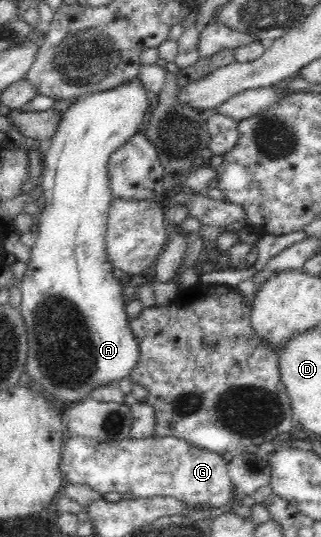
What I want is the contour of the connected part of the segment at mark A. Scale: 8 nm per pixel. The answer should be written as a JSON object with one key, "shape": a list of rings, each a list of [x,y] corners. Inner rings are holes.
{"shape":[[[136,77],[134,80],[117,86],[116,88],[77,98],[77,100],[62,113],[57,130],[51,137],[51,141],[48,143],[48,149],[46,150],[47,156],[45,156],[44,173],[42,174],[41,182],[45,203],[38,213],[39,227],[35,232],[37,241],[30,252],[30,260],[27,264],[24,277],[22,281],[19,282],[19,287],[23,294],[19,313],[23,317],[28,334],[29,358],[27,358],[25,370],[27,370],[27,374],[31,376],[31,380],[35,380],[35,382],[41,386],[39,390],[43,392],[47,398],[51,396],[49,399],[60,405],[62,405],[62,403],[64,404],[64,402],[72,402],[72,404],[74,404],[77,401],[87,399],[89,392],[91,392],[93,388],[97,388],[99,384],[117,383],[118,379],[128,376],[129,372],[131,372],[131,368],[135,366],[137,358],[139,358],[139,345],[137,345],[137,340],[133,337],[129,325],[127,325],[128,318],[127,315],[125,315],[126,305],[125,302],[123,302],[123,288],[121,288],[119,280],[113,277],[112,271],[114,268],[111,266],[111,263],[109,263],[107,253],[105,253],[105,224],[107,224],[107,214],[111,202],[114,199],[109,185],[109,160],[111,159],[111,154],[119,150],[123,144],[127,144],[135,133],[143,134],[146,132],[146,126],[148,124],[143,125],[142,122],[143,118],[145,118],[145,110],[149,108],[147,92],[148,91],[143,88],[143,85],[141,85],[141,82],[139,82],[139,78]]]}

